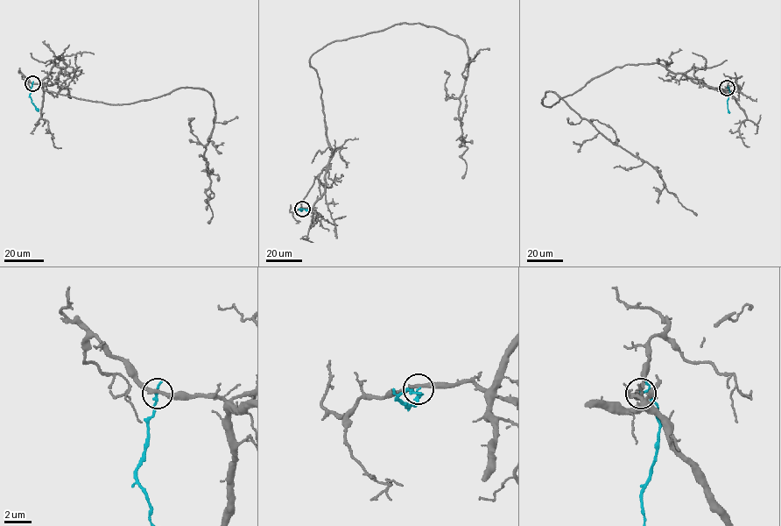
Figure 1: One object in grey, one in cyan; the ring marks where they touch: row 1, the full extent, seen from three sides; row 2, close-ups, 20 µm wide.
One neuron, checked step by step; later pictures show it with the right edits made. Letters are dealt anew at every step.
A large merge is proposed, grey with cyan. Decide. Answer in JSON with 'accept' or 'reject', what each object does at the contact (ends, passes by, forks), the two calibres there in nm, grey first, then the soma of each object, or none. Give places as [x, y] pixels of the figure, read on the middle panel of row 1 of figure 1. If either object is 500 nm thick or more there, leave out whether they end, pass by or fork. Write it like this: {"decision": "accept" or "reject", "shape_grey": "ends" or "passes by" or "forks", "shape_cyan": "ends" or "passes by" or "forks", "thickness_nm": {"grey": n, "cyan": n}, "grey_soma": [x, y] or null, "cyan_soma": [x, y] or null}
{"decision": "reject", "shape_grey": "passes by", "shape_cyan": "passes by", "thickness_nm": {"grey": 280, "cyan": 130}, "grey_soma": null, "cyan_soma": null}

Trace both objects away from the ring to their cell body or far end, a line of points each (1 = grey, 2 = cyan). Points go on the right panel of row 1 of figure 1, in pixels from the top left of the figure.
1: (727, 88), (653, 62), (613, 67), (552, 107), (542, 99), (554, 92), (650, 165), (697, 214)
2: (727, 88), (729, 113)

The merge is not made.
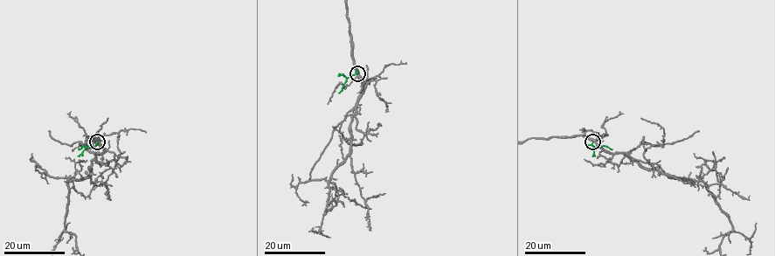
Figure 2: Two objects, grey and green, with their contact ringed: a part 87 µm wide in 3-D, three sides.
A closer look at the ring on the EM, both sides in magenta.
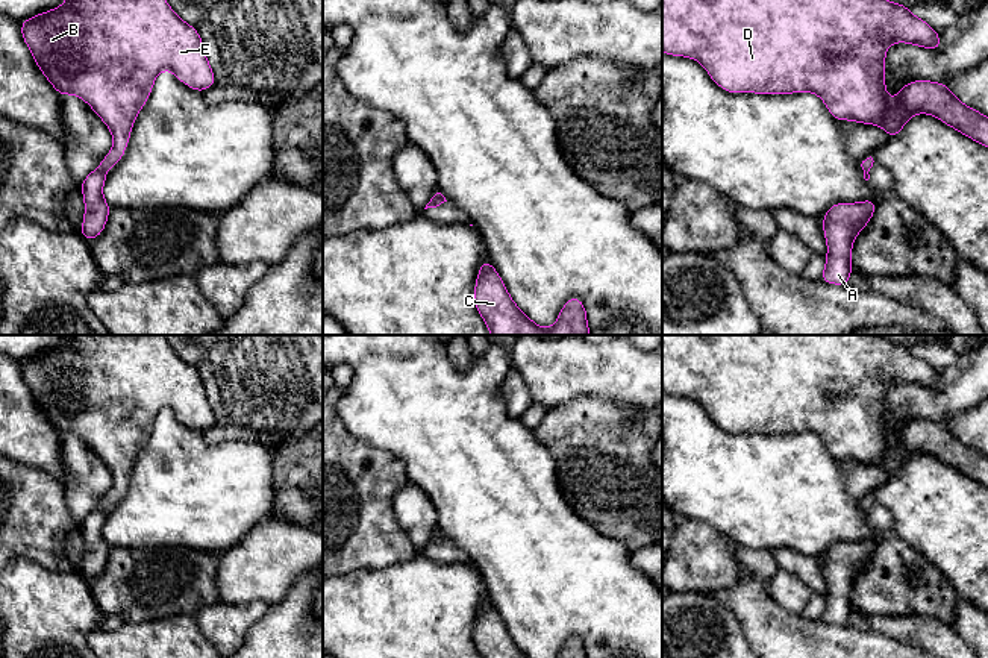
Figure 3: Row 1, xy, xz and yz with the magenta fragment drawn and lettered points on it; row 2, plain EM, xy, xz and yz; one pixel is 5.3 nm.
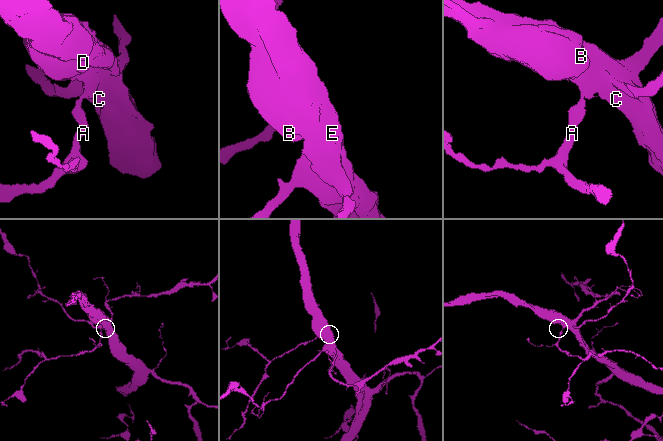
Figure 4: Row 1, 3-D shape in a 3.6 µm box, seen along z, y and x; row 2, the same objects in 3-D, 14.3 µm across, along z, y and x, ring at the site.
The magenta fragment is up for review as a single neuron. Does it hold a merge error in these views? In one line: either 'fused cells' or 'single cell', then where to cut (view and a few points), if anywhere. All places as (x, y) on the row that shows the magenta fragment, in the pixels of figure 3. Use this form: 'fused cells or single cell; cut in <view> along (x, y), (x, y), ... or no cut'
single cell; no cut

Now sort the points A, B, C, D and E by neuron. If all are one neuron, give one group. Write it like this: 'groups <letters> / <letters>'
groups A B C D E

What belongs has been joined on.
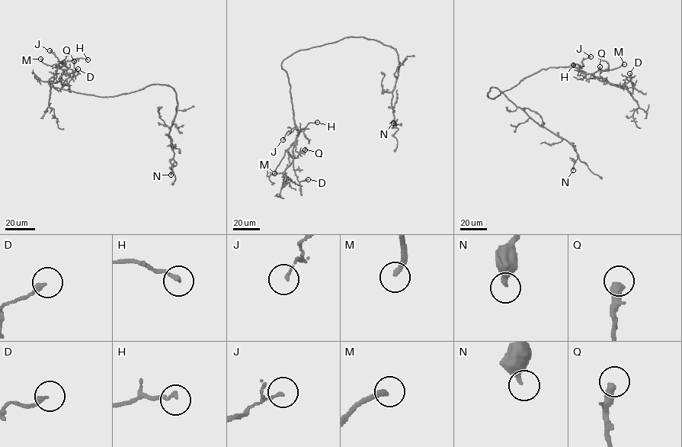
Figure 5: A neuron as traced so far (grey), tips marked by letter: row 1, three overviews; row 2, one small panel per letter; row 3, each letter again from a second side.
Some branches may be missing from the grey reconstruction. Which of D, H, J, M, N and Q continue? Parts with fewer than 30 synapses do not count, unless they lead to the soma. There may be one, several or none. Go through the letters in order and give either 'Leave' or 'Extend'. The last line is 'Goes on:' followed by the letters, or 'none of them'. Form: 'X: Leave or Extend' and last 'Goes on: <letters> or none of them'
D: Leave
H: Leave
J: Leave
M: Extend
N: Leave
Q: Leave
Goes on: M

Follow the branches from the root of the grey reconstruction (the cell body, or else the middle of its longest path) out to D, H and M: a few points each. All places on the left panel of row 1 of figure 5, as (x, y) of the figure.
D: (86, 94), (52, 87), (48, 83), (62, 61), (67, 68), (61, 75), (63, 85), (78, 69)
H: (86, 94), (52, 87), (48, 81), (56, 72), (59, 62), (79, 58), (88, 59)
M: (86, 94), (52, 87), (48, 81), (57, 65), (62, 61), (67, 68), (47, 65), (40, 59)

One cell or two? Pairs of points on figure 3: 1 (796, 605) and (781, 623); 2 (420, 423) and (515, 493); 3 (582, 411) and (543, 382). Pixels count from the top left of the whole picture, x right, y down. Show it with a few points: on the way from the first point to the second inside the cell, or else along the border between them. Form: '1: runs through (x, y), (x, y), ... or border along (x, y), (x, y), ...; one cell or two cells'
1: border along (767, 585), (769, 595), (782, 608), (800, 614); two cells
2: runs through (444, 431), (491, 478); one cell
3: border along (605, 397), (578, 396), (547, 411); two cells

